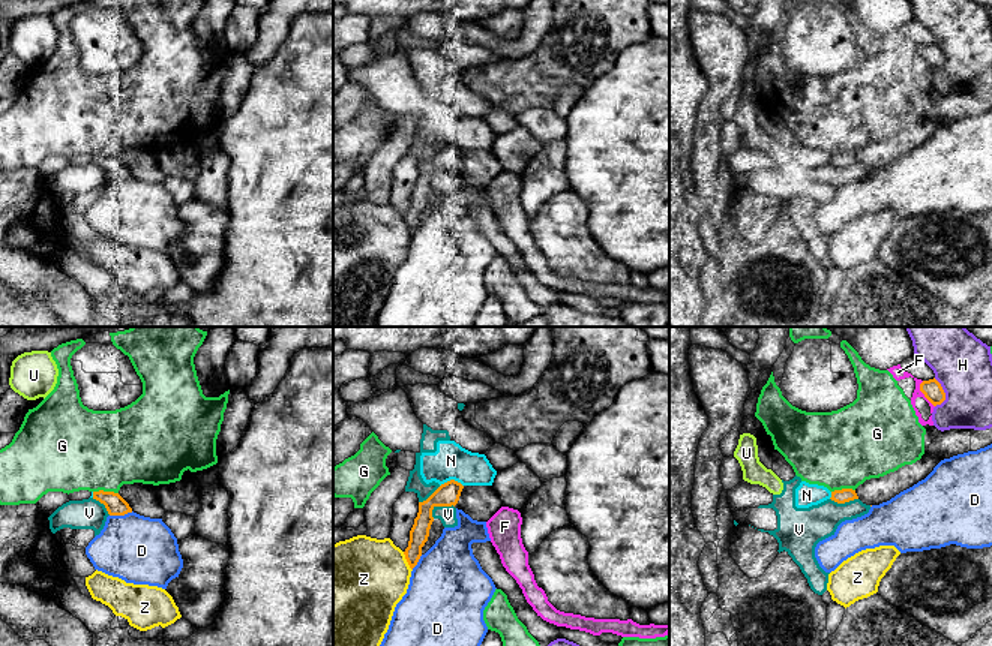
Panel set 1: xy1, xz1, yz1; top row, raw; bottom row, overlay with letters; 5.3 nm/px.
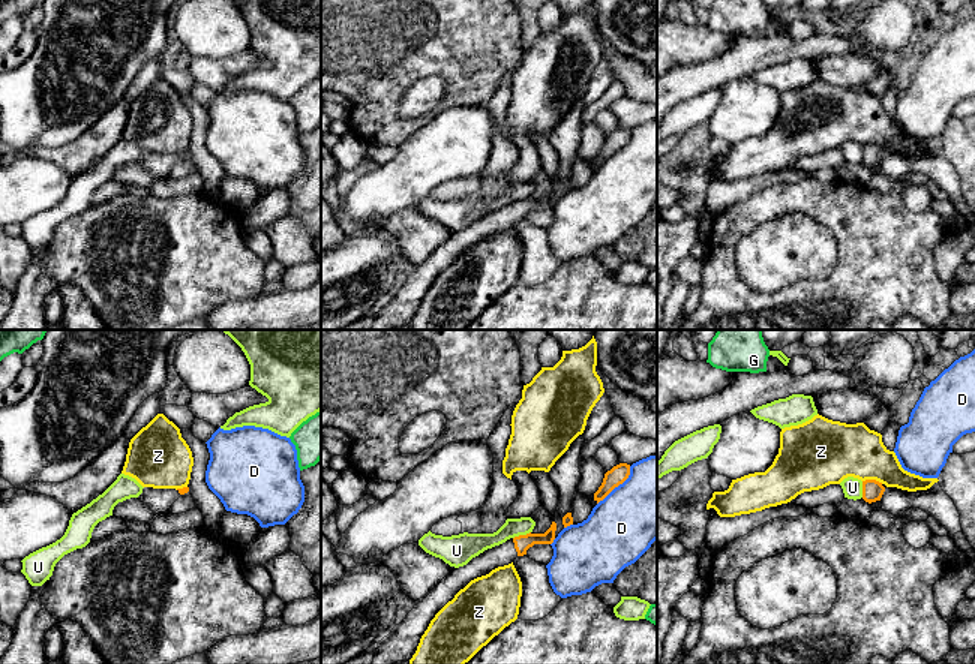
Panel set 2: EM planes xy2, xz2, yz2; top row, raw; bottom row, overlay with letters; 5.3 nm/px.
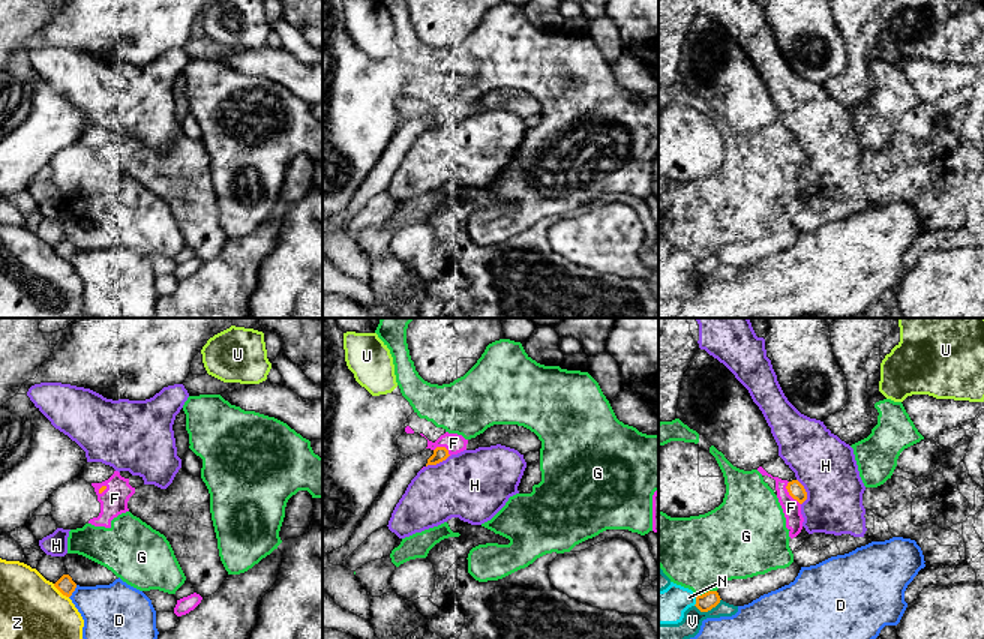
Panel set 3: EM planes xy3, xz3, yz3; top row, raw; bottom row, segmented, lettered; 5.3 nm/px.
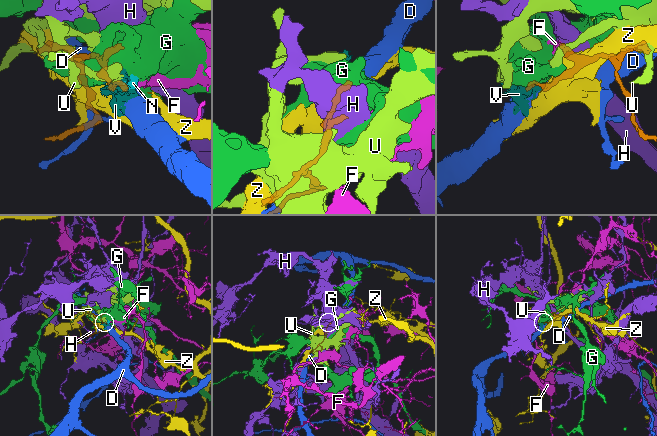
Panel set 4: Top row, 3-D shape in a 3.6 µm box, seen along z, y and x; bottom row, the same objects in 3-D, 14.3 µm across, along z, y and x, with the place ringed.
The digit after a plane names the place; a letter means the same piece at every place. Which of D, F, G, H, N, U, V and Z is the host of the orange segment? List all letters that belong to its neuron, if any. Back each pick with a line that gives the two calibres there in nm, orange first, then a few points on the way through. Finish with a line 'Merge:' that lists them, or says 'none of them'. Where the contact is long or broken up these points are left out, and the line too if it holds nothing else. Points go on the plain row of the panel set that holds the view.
Merge: none of them

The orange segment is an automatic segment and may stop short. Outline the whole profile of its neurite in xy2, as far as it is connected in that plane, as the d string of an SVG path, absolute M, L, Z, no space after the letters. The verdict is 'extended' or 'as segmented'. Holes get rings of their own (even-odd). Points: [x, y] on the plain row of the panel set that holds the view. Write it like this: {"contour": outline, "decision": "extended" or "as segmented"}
{"contour": "M144 151L138 163L150 171L154 178L170 177L171 169L184 157L189 151L183 153L153 153Z", "decision": "extended"}

